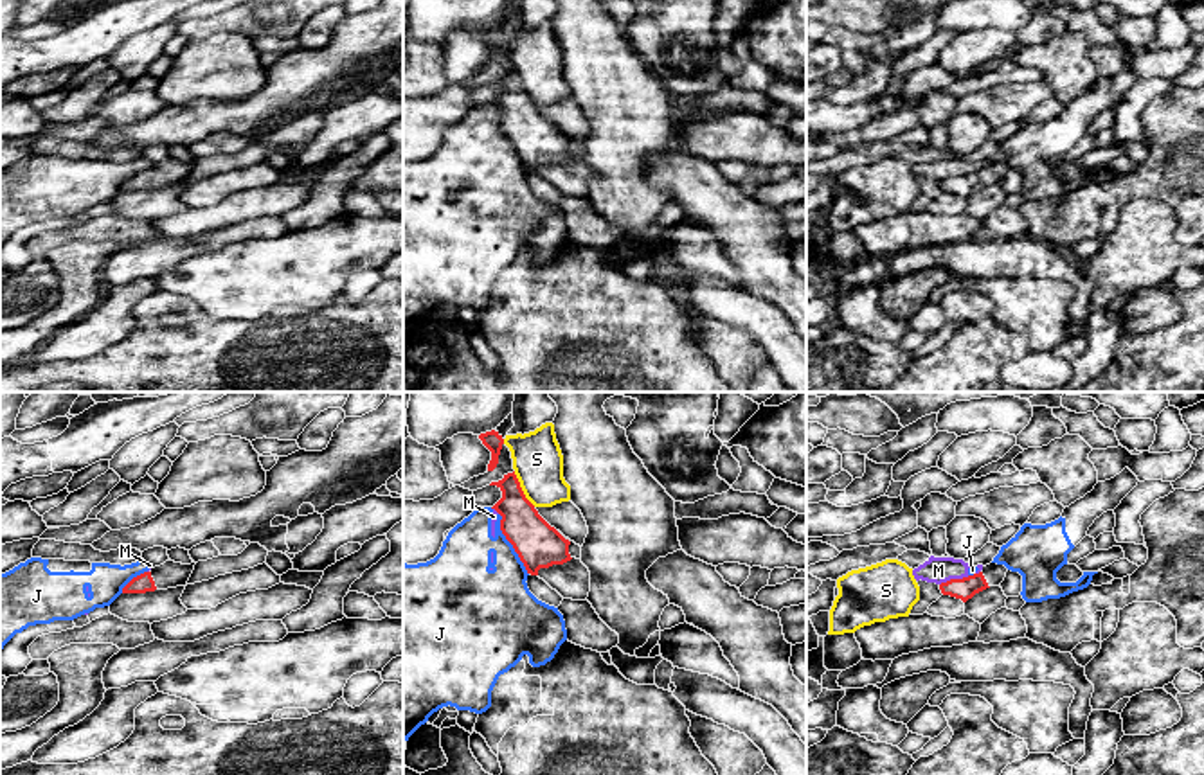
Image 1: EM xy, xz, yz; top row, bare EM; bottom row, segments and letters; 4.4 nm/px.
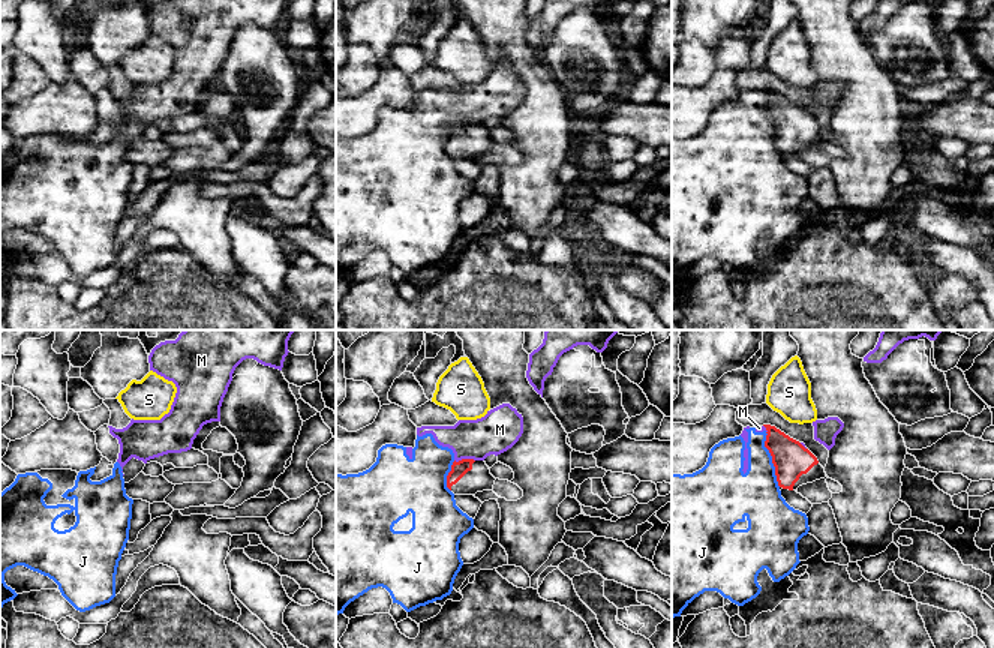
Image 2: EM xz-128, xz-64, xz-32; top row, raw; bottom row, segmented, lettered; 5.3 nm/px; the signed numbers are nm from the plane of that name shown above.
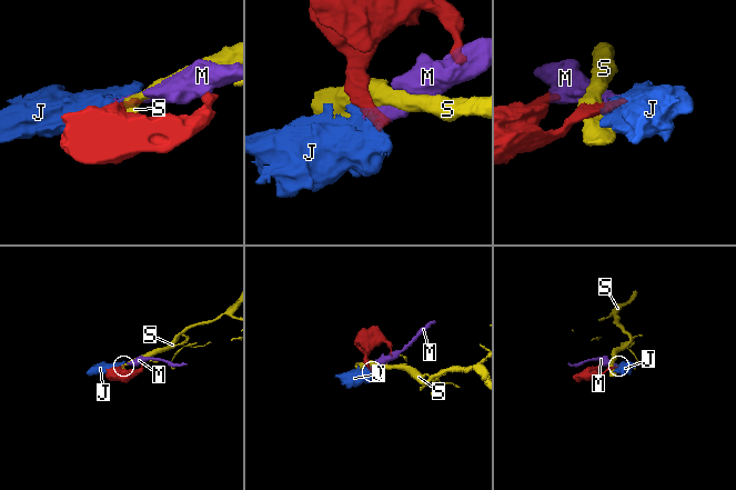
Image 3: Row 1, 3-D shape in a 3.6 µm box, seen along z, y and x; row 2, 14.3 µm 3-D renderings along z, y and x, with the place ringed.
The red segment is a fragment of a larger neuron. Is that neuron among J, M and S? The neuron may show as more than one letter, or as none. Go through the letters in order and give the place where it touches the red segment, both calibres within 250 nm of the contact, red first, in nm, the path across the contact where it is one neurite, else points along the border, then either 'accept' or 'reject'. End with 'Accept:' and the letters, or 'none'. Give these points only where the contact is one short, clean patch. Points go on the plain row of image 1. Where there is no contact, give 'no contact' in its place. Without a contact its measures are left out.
J: meets red in xz at (510, 139); 200 nm thick on the red side, 260 nm on the other; reject
M: meets red in yz at (954, 177); 100 nm thick on the red side, 120 nm on the other; reject
S: meets red in xz at (521, 87); 200 nm thick on the red side, 220 nm on the other; reject
Accept: none

